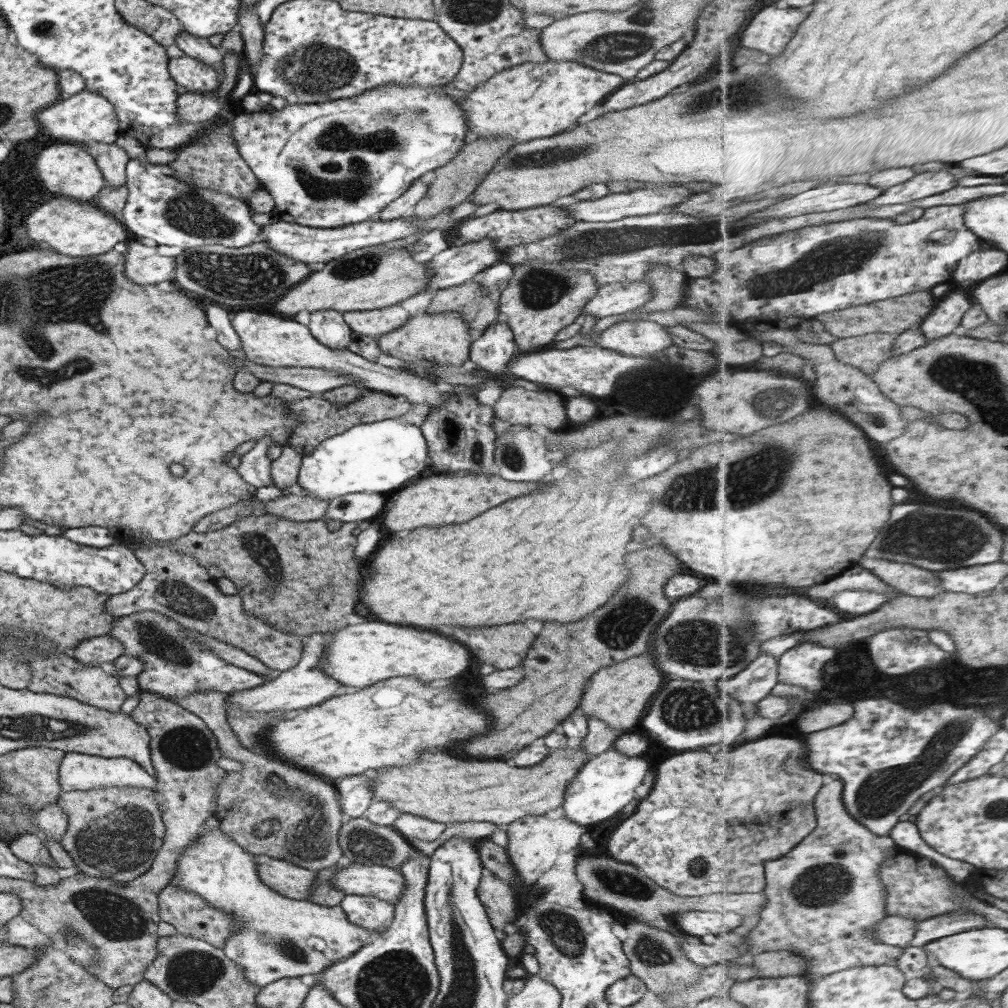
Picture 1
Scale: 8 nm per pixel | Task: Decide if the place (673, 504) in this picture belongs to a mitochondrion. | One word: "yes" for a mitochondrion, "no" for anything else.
yes

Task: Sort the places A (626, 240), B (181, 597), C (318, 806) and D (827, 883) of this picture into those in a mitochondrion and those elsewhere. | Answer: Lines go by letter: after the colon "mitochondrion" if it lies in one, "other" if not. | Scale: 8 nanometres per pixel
A: mitochondrion
B: mitochondrion
C: mitochondrion
D: mitochondrion

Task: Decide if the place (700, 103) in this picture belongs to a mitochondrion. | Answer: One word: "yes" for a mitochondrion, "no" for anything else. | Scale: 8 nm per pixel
yes

